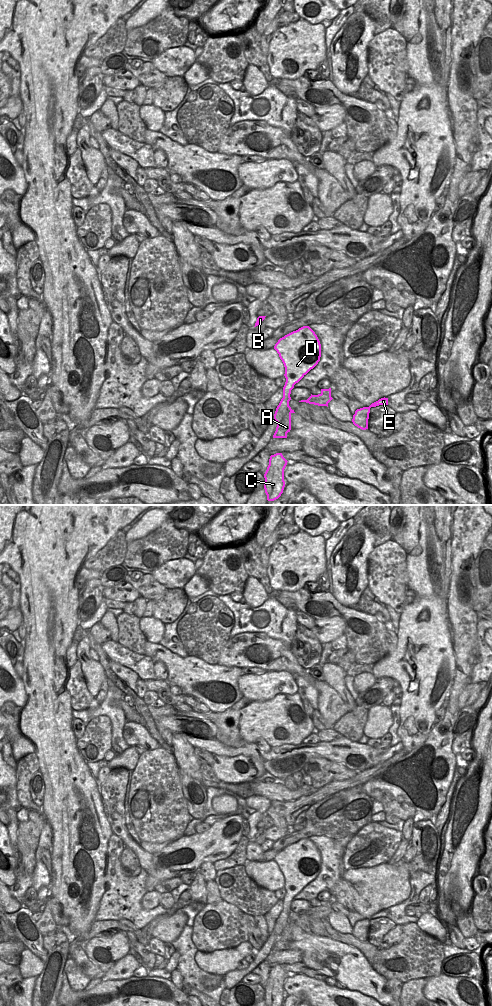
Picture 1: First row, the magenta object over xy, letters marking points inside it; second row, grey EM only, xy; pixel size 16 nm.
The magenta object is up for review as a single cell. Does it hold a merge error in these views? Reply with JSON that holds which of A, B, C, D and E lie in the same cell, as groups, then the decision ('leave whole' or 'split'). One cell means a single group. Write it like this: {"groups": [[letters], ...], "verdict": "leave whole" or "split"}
{"groups": [["A", "C", "E"], ["B", "D"]], "verdict": "split"}

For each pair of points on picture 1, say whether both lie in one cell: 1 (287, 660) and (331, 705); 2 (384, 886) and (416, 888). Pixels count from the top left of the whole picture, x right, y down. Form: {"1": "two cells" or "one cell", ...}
{"1": "one cell", "2": "two cells"}

